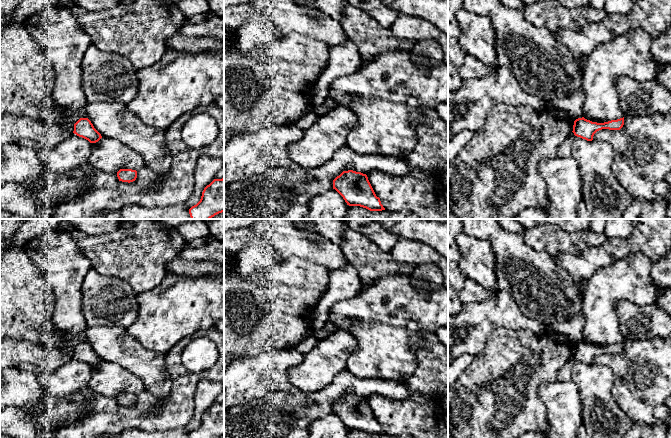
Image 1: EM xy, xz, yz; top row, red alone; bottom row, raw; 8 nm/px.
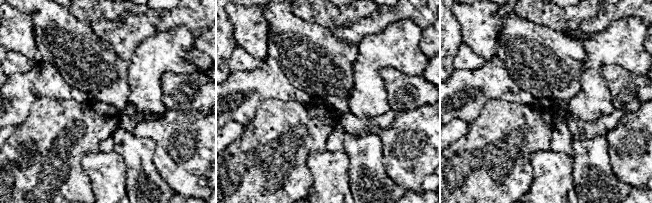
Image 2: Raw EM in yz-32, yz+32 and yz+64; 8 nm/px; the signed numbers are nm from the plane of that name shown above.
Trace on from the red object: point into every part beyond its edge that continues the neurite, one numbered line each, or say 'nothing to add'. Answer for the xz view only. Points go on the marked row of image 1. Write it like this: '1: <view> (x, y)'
nothing to add

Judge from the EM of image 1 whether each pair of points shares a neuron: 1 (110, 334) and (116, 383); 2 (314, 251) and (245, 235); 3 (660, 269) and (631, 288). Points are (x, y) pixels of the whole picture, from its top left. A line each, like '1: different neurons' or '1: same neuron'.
1: different neurons
2: different neurons
3: different neurons

